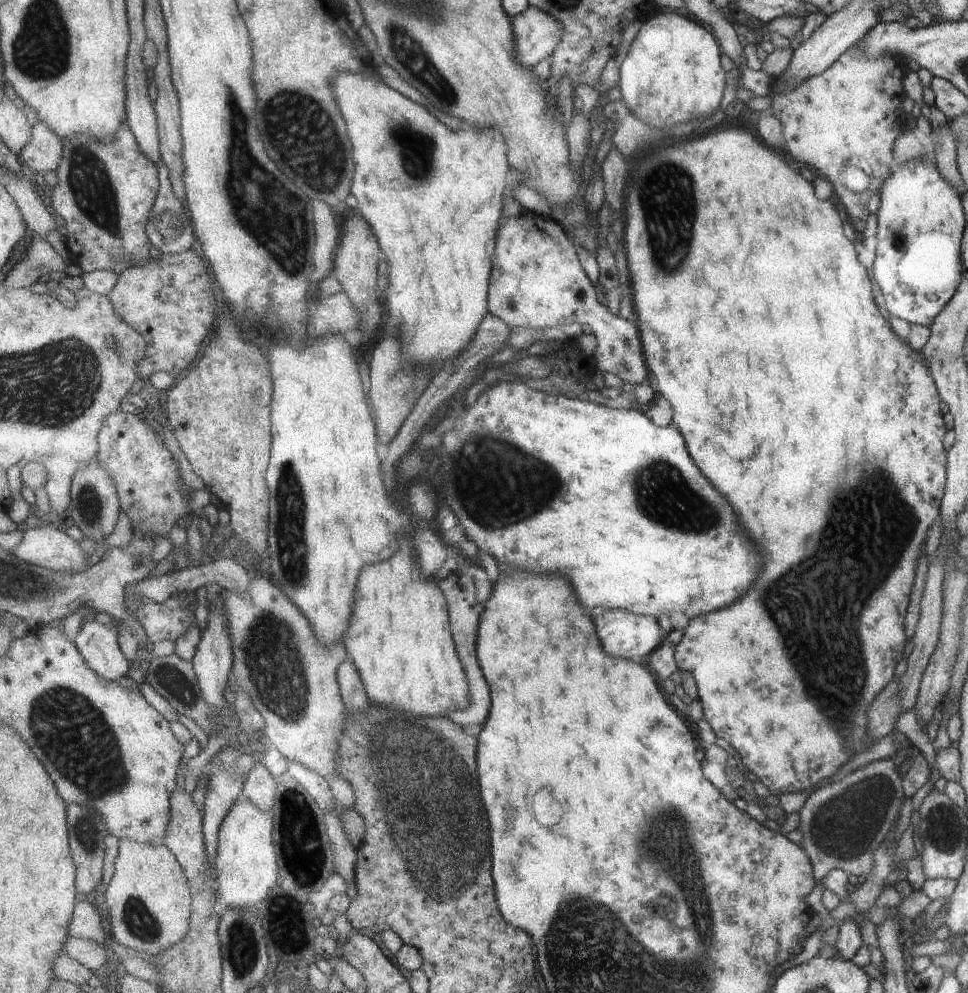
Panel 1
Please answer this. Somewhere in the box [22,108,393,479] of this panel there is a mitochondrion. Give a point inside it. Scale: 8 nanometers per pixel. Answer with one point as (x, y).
(89, 182)

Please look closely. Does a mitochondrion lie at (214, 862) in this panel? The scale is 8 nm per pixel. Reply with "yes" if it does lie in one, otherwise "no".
no

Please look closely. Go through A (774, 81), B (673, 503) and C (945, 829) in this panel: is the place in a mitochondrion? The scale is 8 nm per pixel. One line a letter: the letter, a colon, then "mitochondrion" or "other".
A: other
B: mitochondrion
C: mitochondrion

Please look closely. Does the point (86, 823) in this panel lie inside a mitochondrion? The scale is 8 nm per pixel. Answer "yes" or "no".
yes

